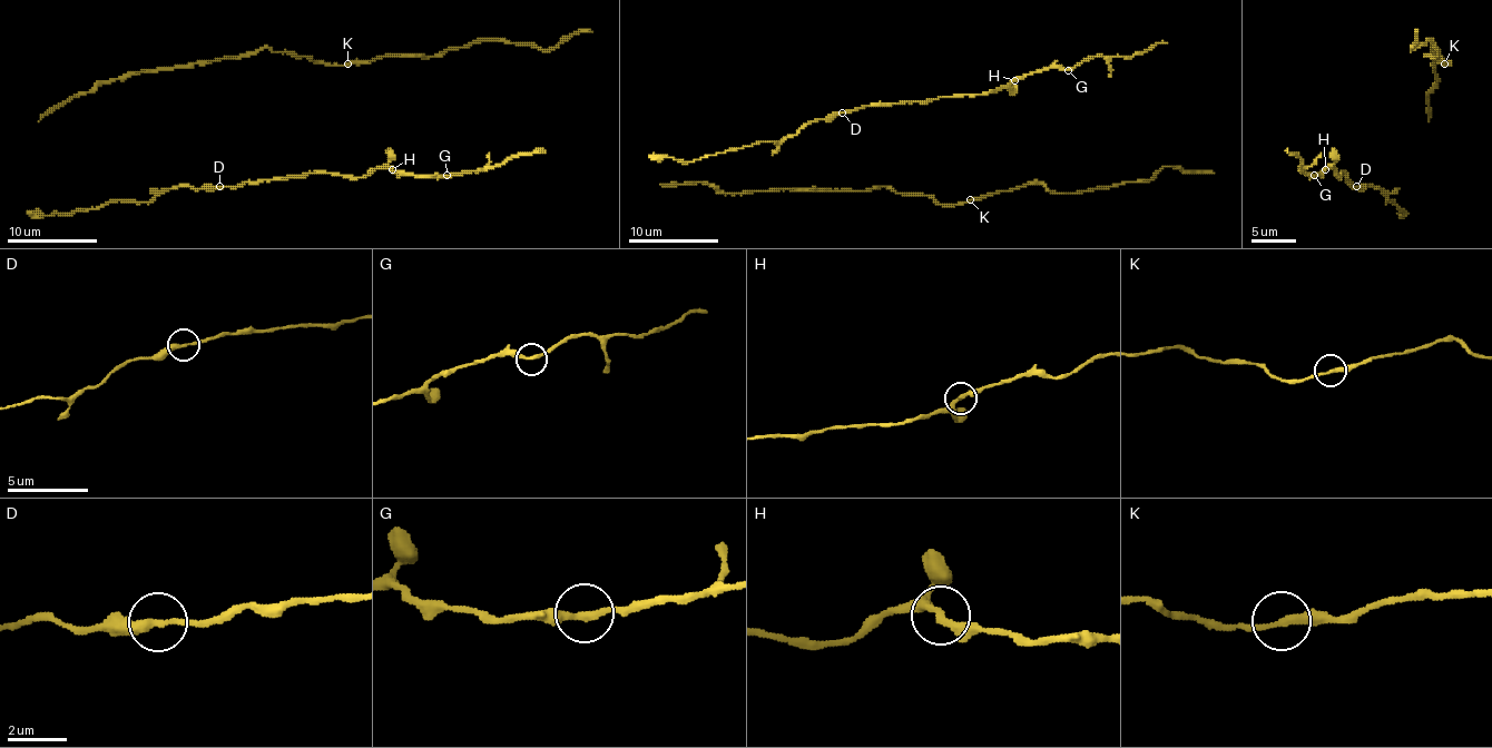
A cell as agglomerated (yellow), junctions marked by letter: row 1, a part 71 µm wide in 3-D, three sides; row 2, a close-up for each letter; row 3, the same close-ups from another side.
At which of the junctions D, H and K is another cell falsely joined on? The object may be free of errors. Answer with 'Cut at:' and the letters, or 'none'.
Cut at: none

